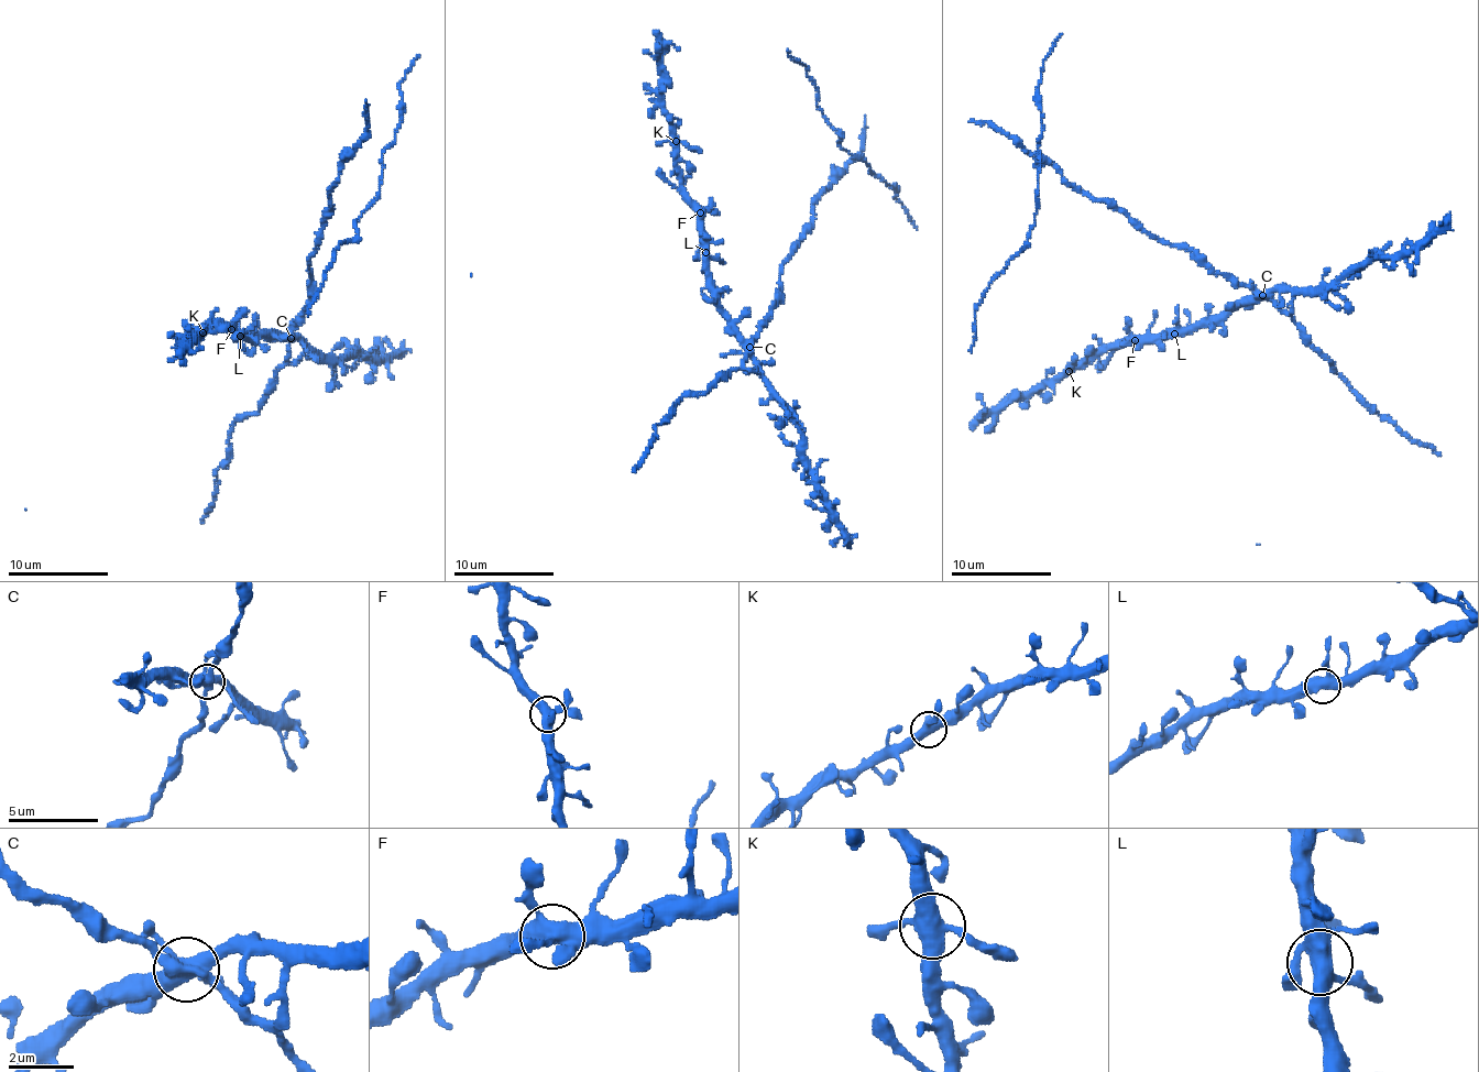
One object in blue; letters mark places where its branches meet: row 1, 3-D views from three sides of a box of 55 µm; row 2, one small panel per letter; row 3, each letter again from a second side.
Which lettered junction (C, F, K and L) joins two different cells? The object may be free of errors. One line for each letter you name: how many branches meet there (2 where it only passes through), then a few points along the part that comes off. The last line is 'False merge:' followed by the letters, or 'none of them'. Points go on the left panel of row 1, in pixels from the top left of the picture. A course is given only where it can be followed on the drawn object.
C: branches 6; course (291, 337), (308, 299), (309, 259), (330, 210), (328, 197), (366, 128), (365, 101)
False merge: C

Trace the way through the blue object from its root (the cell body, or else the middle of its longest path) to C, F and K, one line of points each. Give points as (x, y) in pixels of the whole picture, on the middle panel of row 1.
C: (778, 296), (769, 320), (751, 348)
F: (778, 296), (767, 325), (745, 340), (719, 304), (719, 294), (709, 270), (709, 245), (700, 212)
K: (778, 296), (767, 325), (745, 340), (719, 304), (709, 270), (701, 209), (682, 186), (676, 141)

